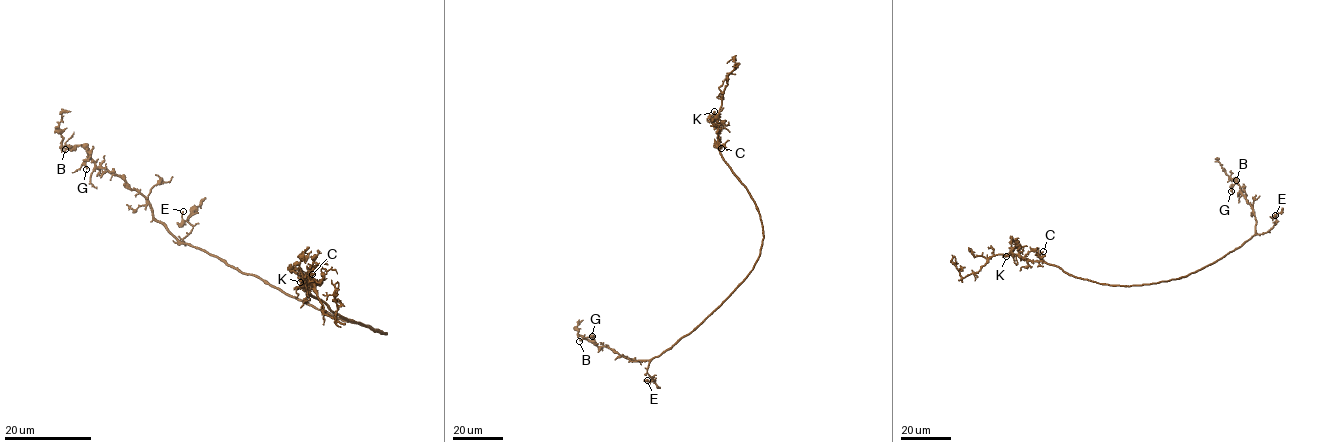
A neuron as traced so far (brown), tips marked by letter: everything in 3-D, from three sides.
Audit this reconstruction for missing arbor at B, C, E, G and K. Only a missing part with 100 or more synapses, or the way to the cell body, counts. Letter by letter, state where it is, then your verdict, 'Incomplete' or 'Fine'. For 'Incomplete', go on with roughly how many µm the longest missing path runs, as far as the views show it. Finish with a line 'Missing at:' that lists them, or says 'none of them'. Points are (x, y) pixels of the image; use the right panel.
B: Place: (1236, 180). Fine
C: Place: (1043, 251). Fine
E: Place: (1275, 215). Fine
G: Place: (1231, 191). Fine
K: Place: (1006, 256). Fine
Missing at: none of them

